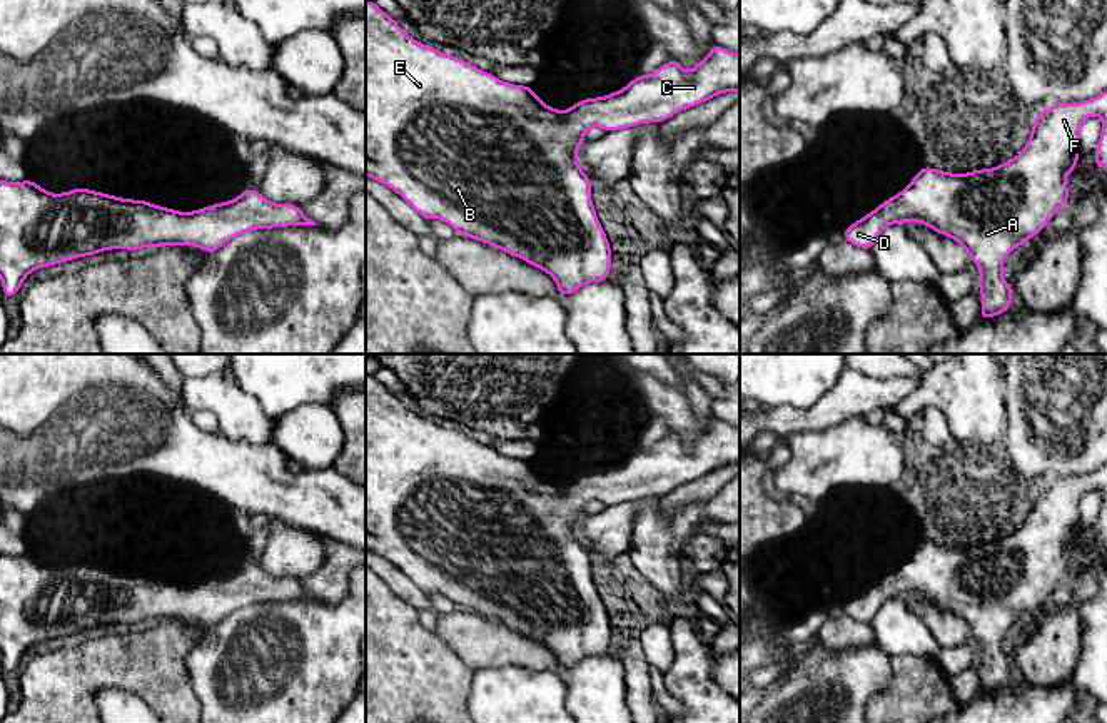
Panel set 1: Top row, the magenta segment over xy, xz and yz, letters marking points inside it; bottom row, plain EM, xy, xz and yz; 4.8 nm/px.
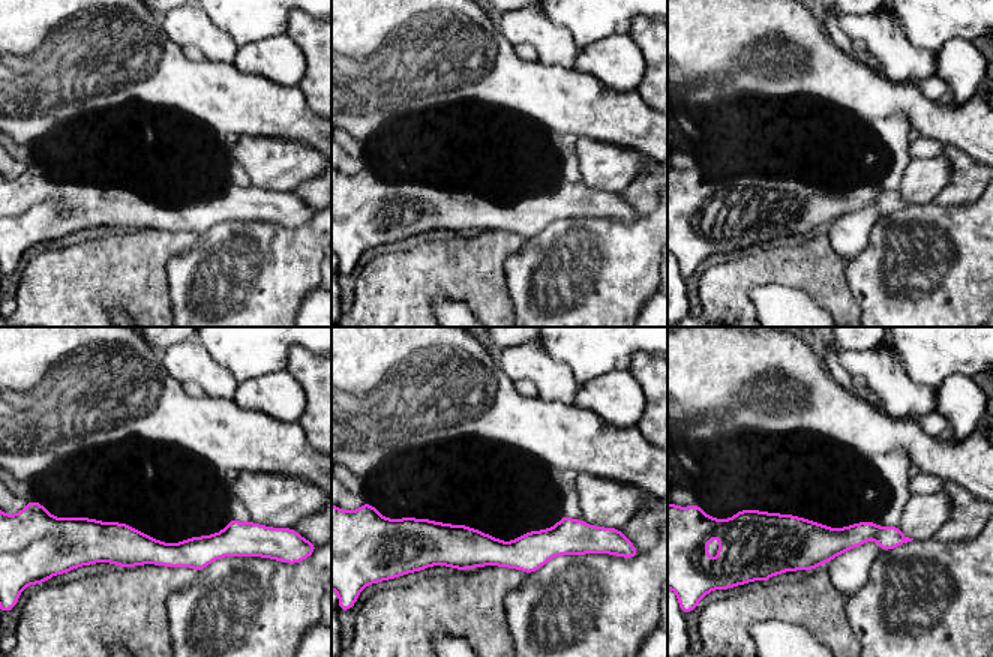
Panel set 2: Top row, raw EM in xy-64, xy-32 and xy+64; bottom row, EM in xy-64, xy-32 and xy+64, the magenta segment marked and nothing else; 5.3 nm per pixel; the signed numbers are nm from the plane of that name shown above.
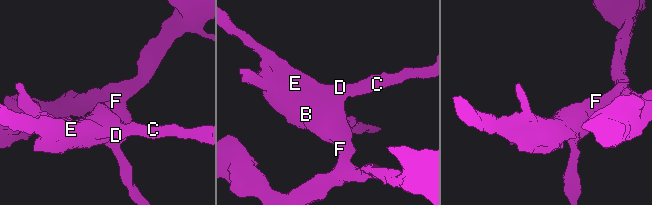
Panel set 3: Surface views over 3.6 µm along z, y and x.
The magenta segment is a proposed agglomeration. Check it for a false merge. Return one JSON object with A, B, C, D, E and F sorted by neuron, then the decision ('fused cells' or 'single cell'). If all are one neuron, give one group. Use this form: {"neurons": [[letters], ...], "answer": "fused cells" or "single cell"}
{"neurons": [["A", "B", "C", "D", "E", "F"]], "answer": "single cell"}

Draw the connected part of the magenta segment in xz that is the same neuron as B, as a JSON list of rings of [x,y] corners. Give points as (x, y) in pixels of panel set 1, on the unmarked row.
[[[366,374],[366,549],[391,561],[426,594],[441,593],[457,608],[548,646],[559,671],[574,668],[584,658],[606,656],[611,645],[611,621],[591,576],[591,554],[576,531],[584,508],[591,501],[614,506],[665,496],[725,466],[740,466],[740,427],[711,419],[710,427],[690,446],[668,434],[651,449],[638,449],[618,466],[556,484],[531,461],[506,458],[414,414],[374,376]]]

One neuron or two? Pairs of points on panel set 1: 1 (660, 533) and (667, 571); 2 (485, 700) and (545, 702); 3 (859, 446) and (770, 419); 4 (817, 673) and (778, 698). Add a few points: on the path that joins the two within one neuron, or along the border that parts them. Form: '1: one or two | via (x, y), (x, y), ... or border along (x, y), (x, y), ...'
1: one | via (660, 543), (660, 561)
2: one | via (500, 700), (530, 702)
3: two | border along (844, 419), (823, 428), (795, 431), (785, 438)
4: one | via (807, 683), (788, 698)

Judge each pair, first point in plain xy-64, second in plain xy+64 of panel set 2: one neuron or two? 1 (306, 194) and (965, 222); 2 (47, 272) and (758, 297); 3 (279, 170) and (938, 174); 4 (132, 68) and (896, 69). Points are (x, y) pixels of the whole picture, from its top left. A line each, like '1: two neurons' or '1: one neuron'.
1: two neurons
2: two neurons
3: one neuron
4: two neurons

